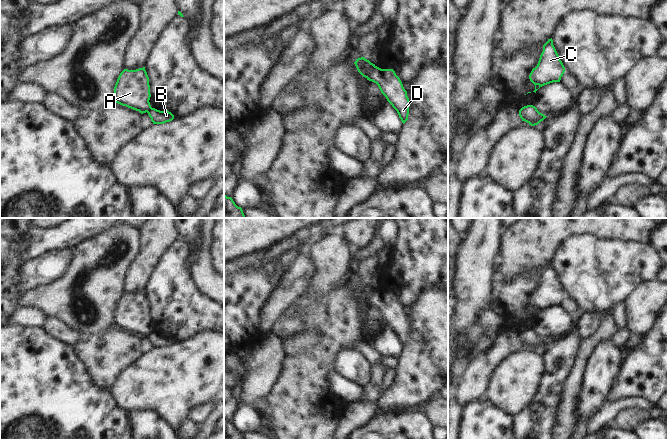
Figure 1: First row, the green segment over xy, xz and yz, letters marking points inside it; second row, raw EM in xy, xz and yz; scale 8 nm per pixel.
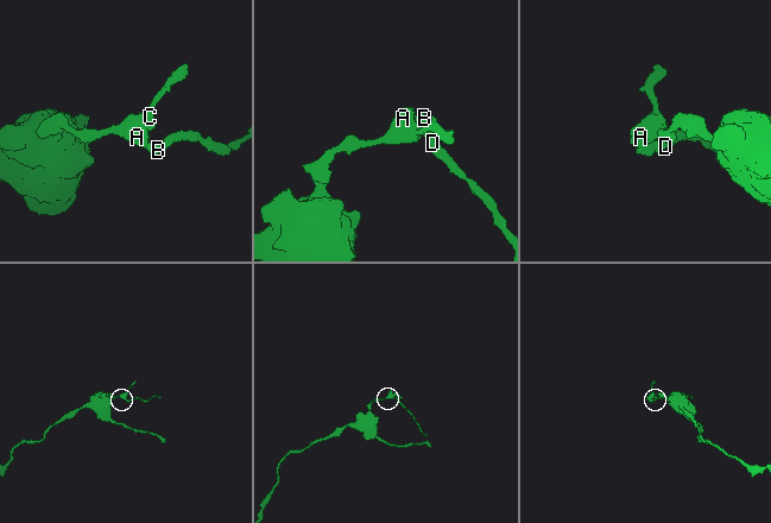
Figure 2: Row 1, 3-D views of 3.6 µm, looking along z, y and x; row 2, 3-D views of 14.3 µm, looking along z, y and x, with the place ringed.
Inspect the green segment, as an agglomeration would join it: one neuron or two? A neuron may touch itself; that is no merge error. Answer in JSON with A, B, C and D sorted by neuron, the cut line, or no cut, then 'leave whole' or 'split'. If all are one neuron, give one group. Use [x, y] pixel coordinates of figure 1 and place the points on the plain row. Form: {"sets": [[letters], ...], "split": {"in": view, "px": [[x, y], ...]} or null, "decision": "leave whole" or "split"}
{"sets": [["A", "C"], ["B", "D"]], "split": {"in": "xz", "px": [[375, 290], [367, 302]]}, "decision": "split"}

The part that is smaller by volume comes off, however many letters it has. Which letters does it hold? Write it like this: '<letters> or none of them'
B, D

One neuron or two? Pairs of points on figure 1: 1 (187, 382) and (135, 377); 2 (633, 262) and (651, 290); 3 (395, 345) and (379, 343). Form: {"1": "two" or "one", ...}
{"1": "one", "2": "two", "3": "one"}

